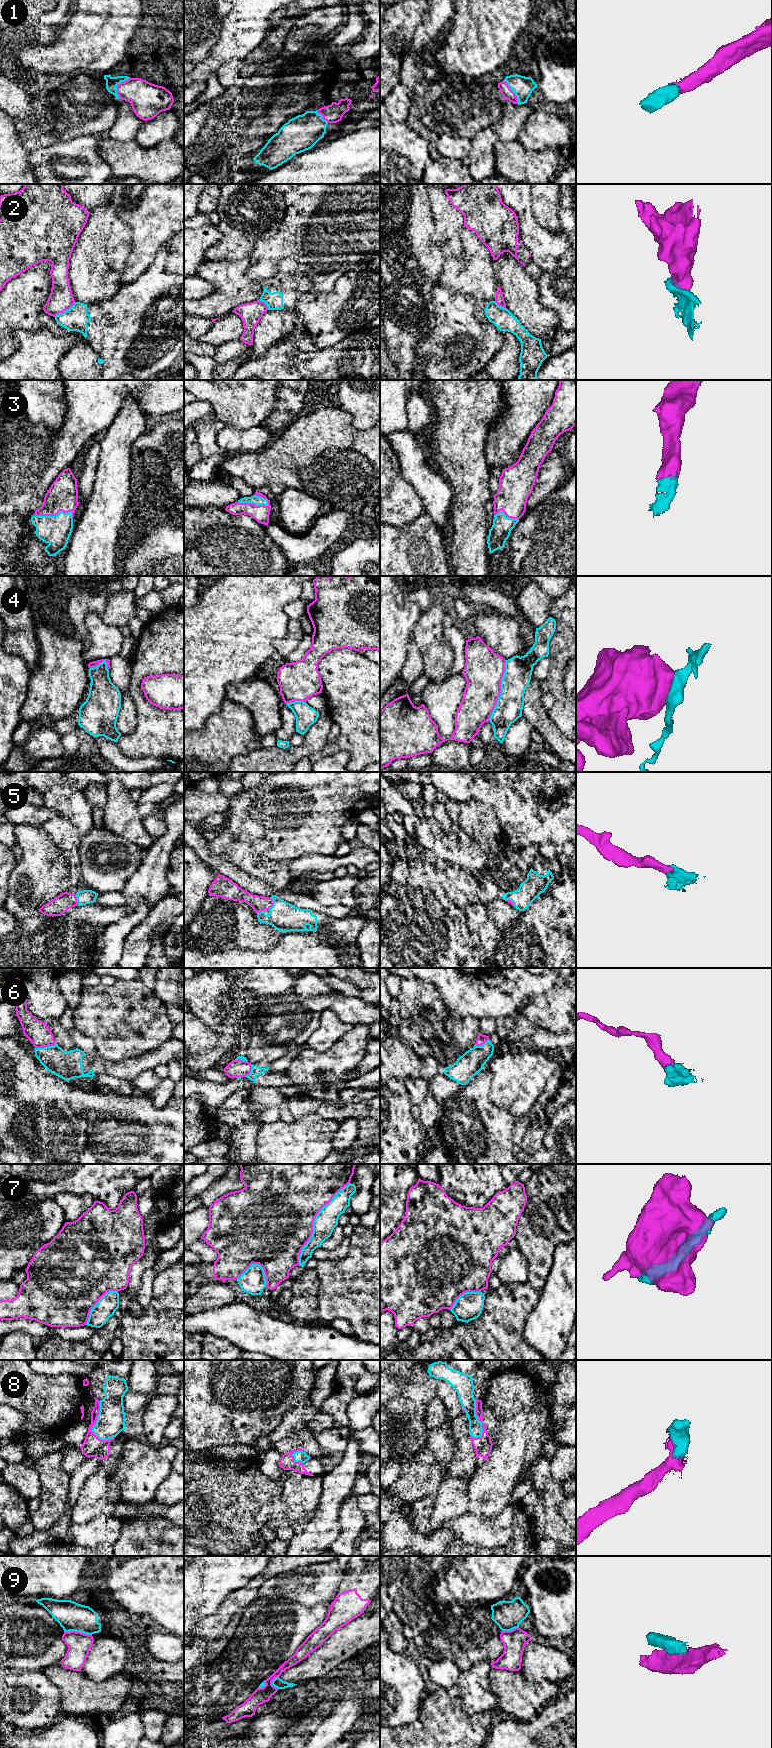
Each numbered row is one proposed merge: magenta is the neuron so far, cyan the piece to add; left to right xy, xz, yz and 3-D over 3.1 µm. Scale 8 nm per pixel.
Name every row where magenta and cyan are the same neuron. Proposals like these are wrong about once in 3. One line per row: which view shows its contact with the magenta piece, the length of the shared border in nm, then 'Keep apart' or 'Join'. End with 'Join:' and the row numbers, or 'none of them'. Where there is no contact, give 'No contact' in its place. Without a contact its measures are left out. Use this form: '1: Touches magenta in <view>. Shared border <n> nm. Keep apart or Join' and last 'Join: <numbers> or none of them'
1: Touches magenta in xy. Shared border 200 nm. Join
2: Touches magenta in xy. Shared border 200 nm. Keep apart
3: Touches magenta in xz. Shared border 260 nm. Join
4: Touches magenta in yz. Shared border 500 nm. Keep apart
5: Touches magenta in xz. Shared border 110 nm. Join
6: Touches magenta in xy. Shared border 180 nm. Join
7: Touches magenta in xz. Shared border 800 nm. Keep apart
8: Touches magenta in xy. Shared border 340 nm. Join
9: Touches magenta in xy. Shared border 220 nm. Keep apart
Join: 1, 3, 5, 6, 8

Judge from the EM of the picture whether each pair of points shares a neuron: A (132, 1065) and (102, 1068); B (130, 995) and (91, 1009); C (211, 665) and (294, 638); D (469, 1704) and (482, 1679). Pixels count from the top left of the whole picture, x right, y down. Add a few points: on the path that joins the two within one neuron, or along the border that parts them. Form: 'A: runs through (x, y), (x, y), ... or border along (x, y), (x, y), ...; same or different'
A: runs through (125, 1068), (109, 1068); same
B: runs through (120, 1005), (116, 1009), (101, 1009); same
C: border along (286, 625), (286, 634), (273, 642), (275, 650); different
D: runs through (475, 1698), (476, 1685); same

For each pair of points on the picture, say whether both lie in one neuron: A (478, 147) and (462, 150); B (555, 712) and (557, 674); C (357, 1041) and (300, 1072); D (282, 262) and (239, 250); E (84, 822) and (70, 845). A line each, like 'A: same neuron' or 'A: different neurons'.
A: different neurons
B: same neuron
C: same neuron
D: different neurons
E: different neurons

